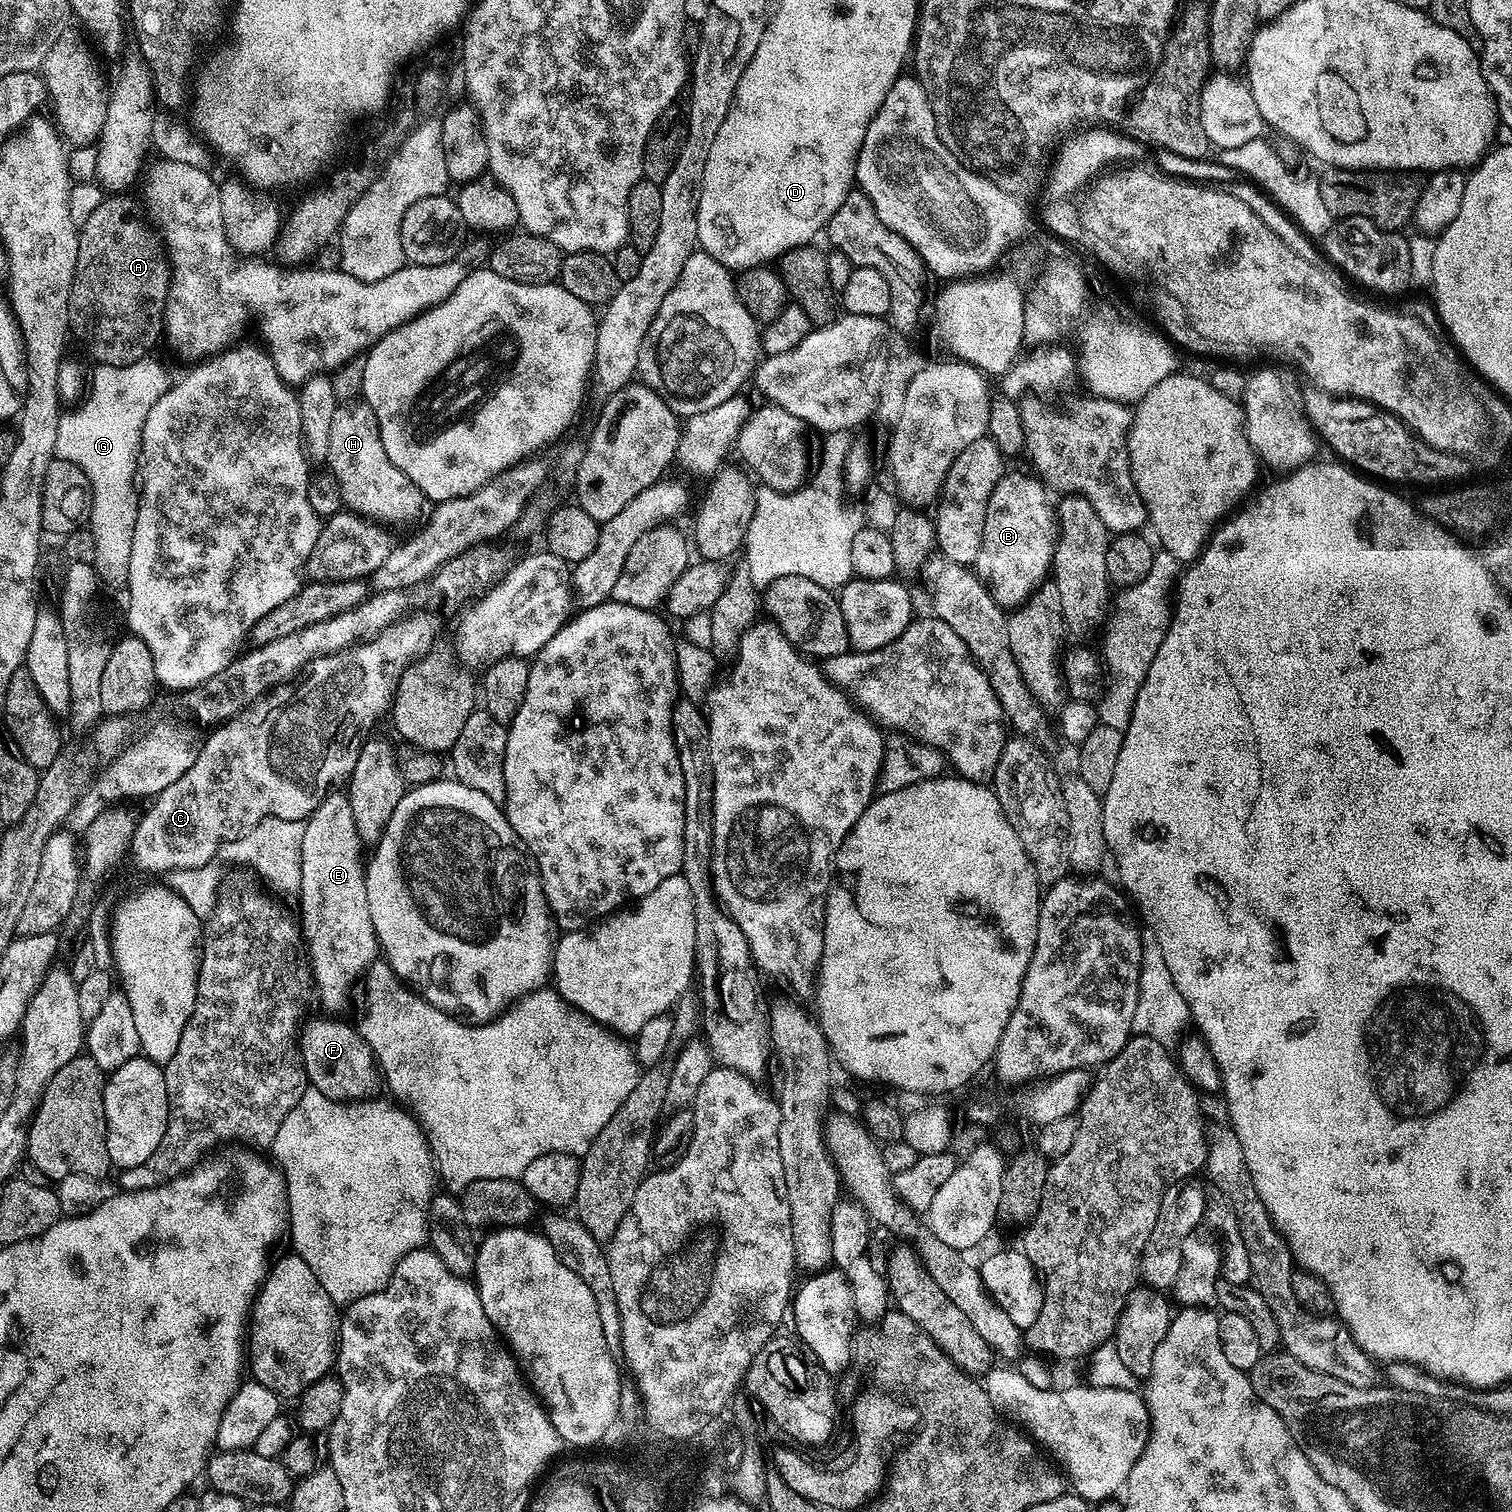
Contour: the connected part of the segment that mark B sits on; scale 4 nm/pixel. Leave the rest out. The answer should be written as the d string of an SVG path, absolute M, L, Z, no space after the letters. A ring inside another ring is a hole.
M1009 471L990 494L989 505L986 506L985 530L982 534L981 553L974 565L981 580L992 591L992 597L1005 610L1015 609L1024 603L1036 588L1043 583L1051 573L1052 559L1056 549L1056 514L1053 501L1048 501L1050 492L1035 475L1023 476L1020 472Z

